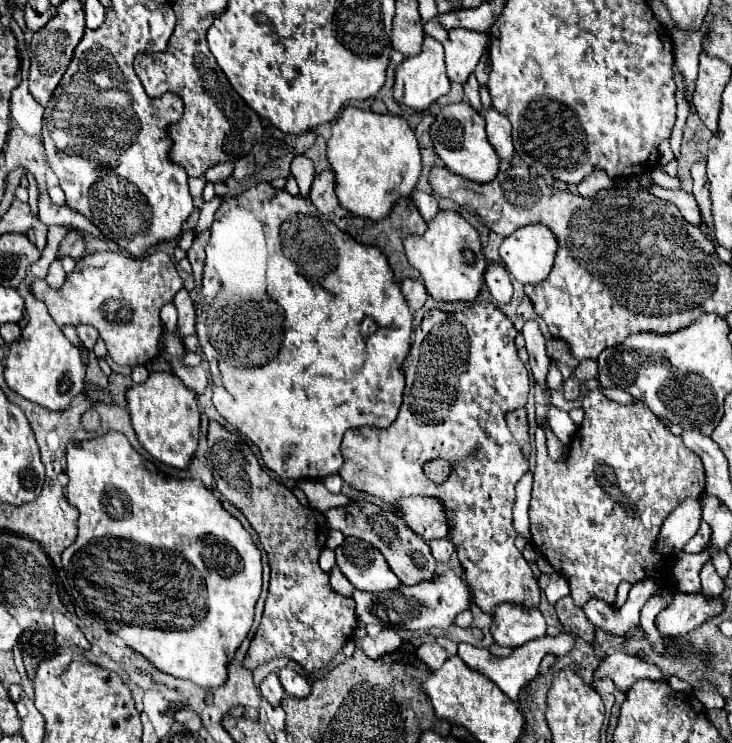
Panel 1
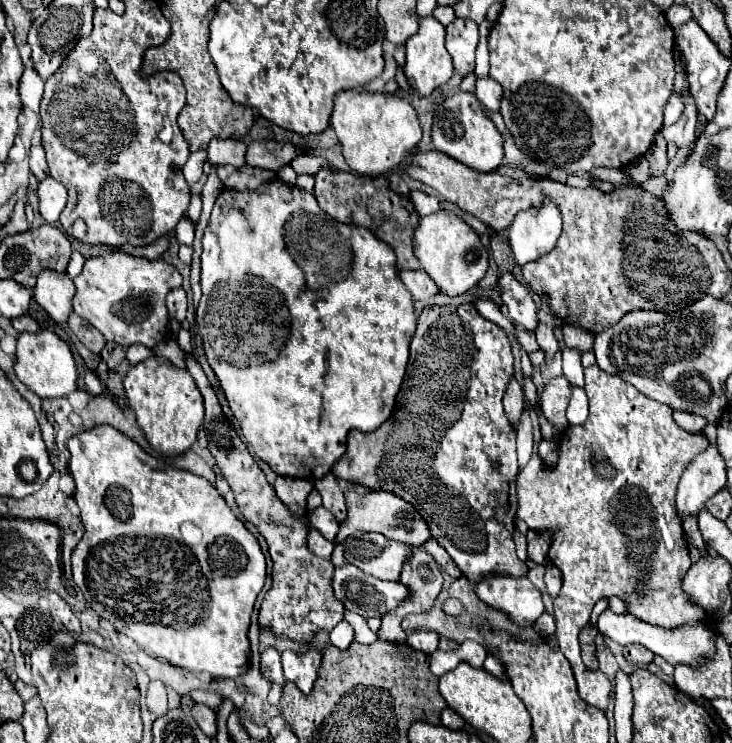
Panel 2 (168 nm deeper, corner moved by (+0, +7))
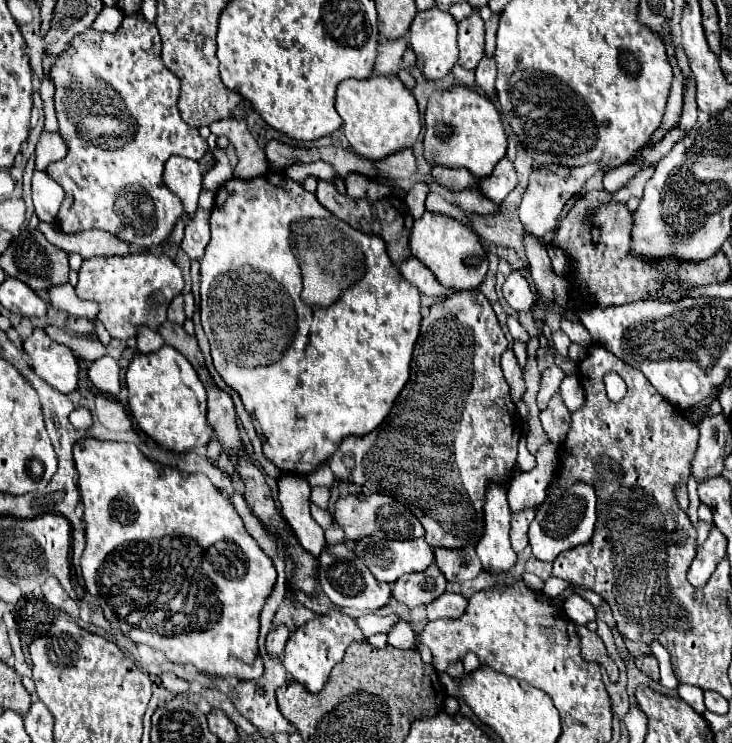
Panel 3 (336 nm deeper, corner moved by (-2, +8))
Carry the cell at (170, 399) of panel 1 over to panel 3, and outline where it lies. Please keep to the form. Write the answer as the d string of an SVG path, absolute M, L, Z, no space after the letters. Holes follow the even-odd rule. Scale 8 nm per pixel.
M163 345L155 353L137 353L129 363L127 375L129 409L141 427L155 443L169 451L189 451L195 445L207 445L213 439L213 429L207 425L205 387L199 381L191 363L171 345Z

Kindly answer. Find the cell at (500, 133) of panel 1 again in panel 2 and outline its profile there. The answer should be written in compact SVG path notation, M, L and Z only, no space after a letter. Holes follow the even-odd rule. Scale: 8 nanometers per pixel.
M477 78L477 84L475 86L477 86L475 96L483 102L483 106L487 106L491 112L499 112L501 98L503 98L501 84L497 84L491 78Z

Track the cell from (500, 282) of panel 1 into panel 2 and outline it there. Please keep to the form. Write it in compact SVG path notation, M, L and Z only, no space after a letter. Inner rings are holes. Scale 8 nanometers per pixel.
M509 272L501 274L497 286L501 292L503 304L507 304L507 308L509 308L511 320L525 326L527 332L535 334L535 330L539 326L539 318L537 318L537 306L531 298L529 290L523 284L519 284L515 280L515 276Z

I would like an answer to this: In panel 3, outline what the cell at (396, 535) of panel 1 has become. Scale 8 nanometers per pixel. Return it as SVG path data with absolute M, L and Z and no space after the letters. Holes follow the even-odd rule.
M431 565L423 573L403 575L393 583L393 597L409 607L419 607L435 601L445 593L445 577L437 565Z

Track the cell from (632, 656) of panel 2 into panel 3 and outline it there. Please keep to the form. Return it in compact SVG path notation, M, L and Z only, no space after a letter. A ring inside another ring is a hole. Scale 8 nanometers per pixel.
M649 655L649 657L637 657L635 659L635 665L637 665L637 669L641 671L641 673L645 673L645 675L649 675L651 679L659 679L659 665L657 665L657 661L653 659L653 655Z

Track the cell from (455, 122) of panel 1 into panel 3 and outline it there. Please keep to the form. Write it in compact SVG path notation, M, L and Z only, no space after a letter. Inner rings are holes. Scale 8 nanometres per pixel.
M463 85L431 93L425 111L425 127L423 157L431 167L459 167L471 171L477 179L485 179L505 157L507 135L503 131L497 107L489 97L483 97L481 93Z

